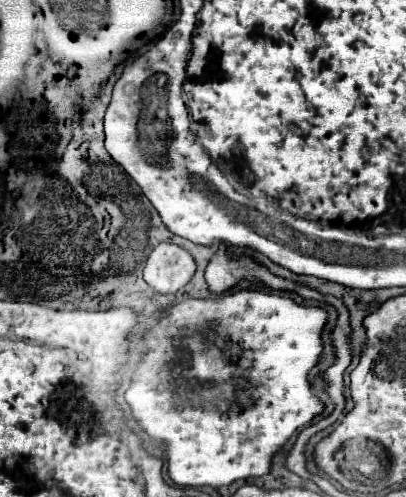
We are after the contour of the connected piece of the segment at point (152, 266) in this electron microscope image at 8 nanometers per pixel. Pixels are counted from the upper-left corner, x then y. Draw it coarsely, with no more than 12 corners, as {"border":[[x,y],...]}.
{"border":[[160,243],[148,257],[146,283],[176,293],[196,271],[182,247]]}

